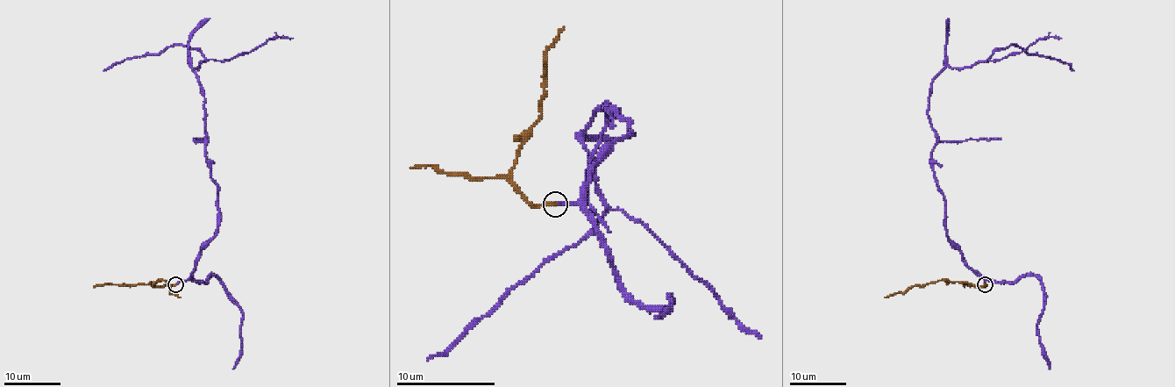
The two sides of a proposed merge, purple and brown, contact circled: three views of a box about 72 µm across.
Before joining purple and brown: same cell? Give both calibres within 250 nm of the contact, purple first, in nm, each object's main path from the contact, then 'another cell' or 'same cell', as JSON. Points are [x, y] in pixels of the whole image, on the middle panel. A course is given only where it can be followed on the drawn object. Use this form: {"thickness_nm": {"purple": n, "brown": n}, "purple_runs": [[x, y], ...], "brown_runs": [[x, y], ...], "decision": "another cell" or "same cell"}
{"thickness_nm": {"purple": 200, "brown": 240}, "purple_runs": [[556, 204], [573, 204], [588, 173], [630, 132], [605, 103], [583, 138], [605, 214], [428, 361]], "brown_runs": [[556, 204], [529, 202], [511, 180], [511, 168], [522, 135], [541, 113], [546, 49], [563, 26]], "decision": "same cell"}

